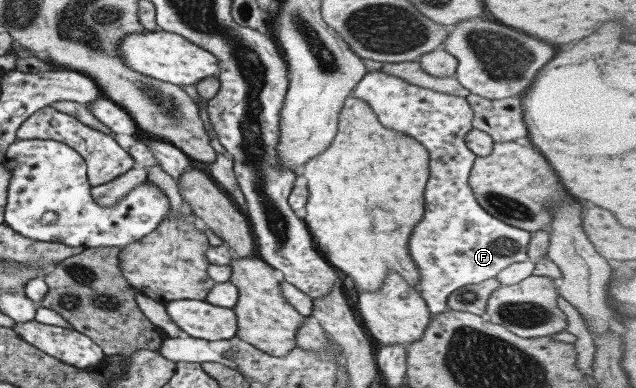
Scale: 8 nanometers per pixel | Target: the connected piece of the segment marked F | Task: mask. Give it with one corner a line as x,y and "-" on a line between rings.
382,69
367,72
350,97
370,104
378,120
386,128
410,135
421,142
428,151
430,176
425,188
425,213
413,228
407,247
421,276
418,283
419,291
432,316
448,310
448,297
456,289
480,284
489,278
497,278
497,274
510,264
528,259
527,250
531,233
510,226
488,214
478,204
470,188
469,176
477,157
465,143
467,134
473,129
473,110
464,97
408,84
400,77
384,73

